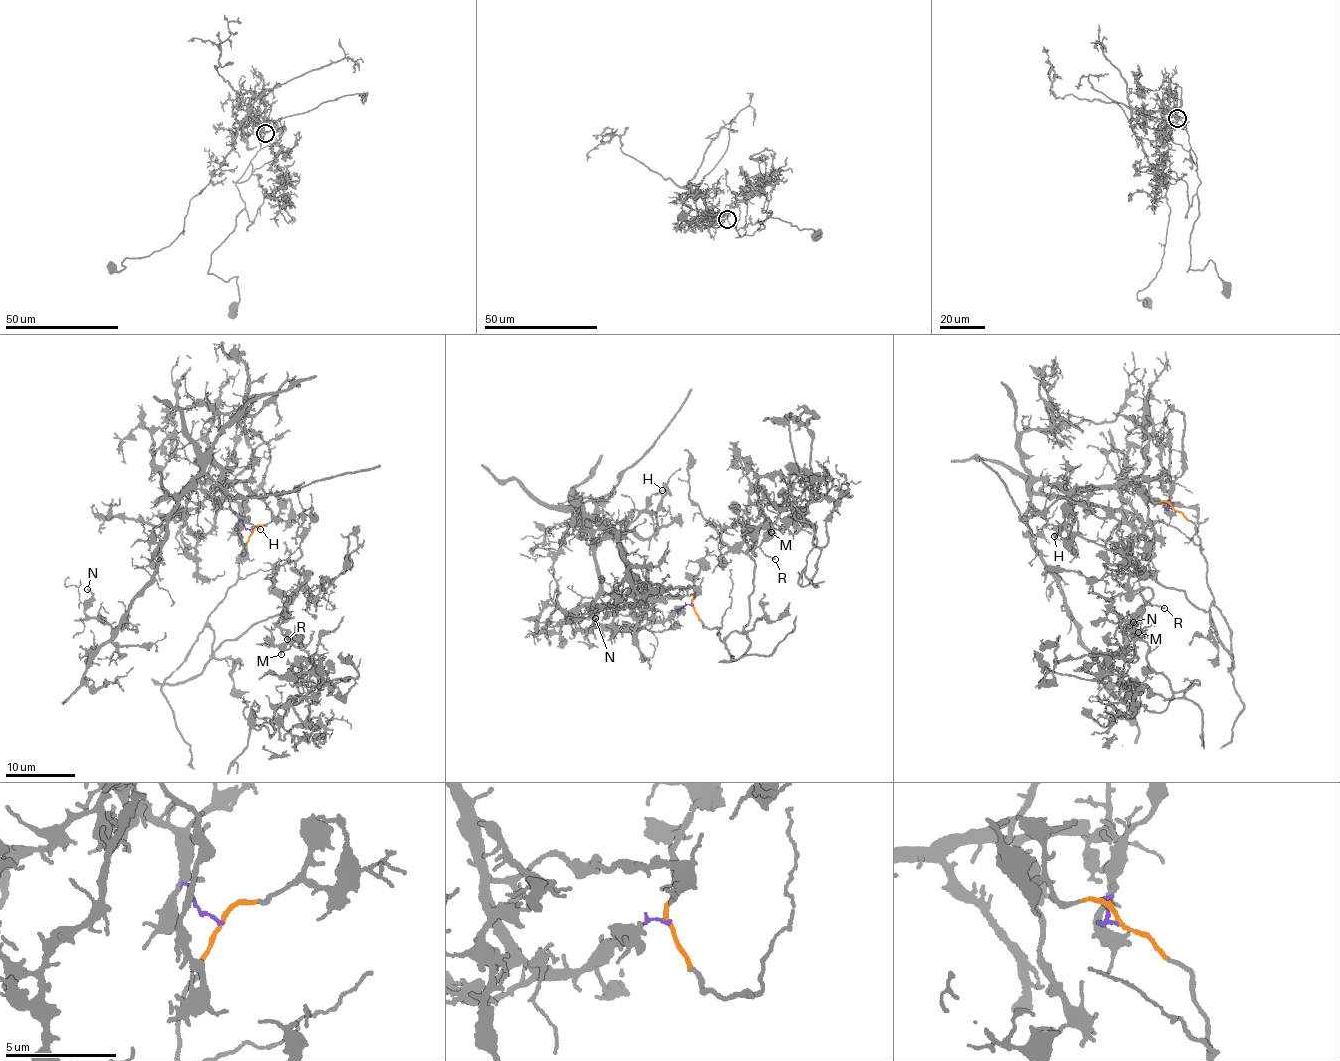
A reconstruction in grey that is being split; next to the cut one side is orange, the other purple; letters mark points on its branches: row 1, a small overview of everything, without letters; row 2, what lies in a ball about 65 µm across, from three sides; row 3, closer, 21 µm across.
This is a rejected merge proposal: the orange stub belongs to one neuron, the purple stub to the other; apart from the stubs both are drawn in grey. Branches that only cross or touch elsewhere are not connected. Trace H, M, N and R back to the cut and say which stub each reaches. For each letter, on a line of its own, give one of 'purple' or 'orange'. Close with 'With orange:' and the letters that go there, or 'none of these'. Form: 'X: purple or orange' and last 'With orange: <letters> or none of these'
H: purple
M: orange
N: purple
R: orange
With orange: M, R

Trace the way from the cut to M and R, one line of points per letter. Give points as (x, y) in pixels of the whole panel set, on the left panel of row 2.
M: (252, 532), (236, 583), (207, 619), (211, 648), (284, 610), (288, 597), (279, 625), (291, 645), (281, 654)
R: (252, 532), (236, 583), (207, 619), (211, 648), (284, 610), (288, 598), (287, 617), (280, 626), (287, 640)

